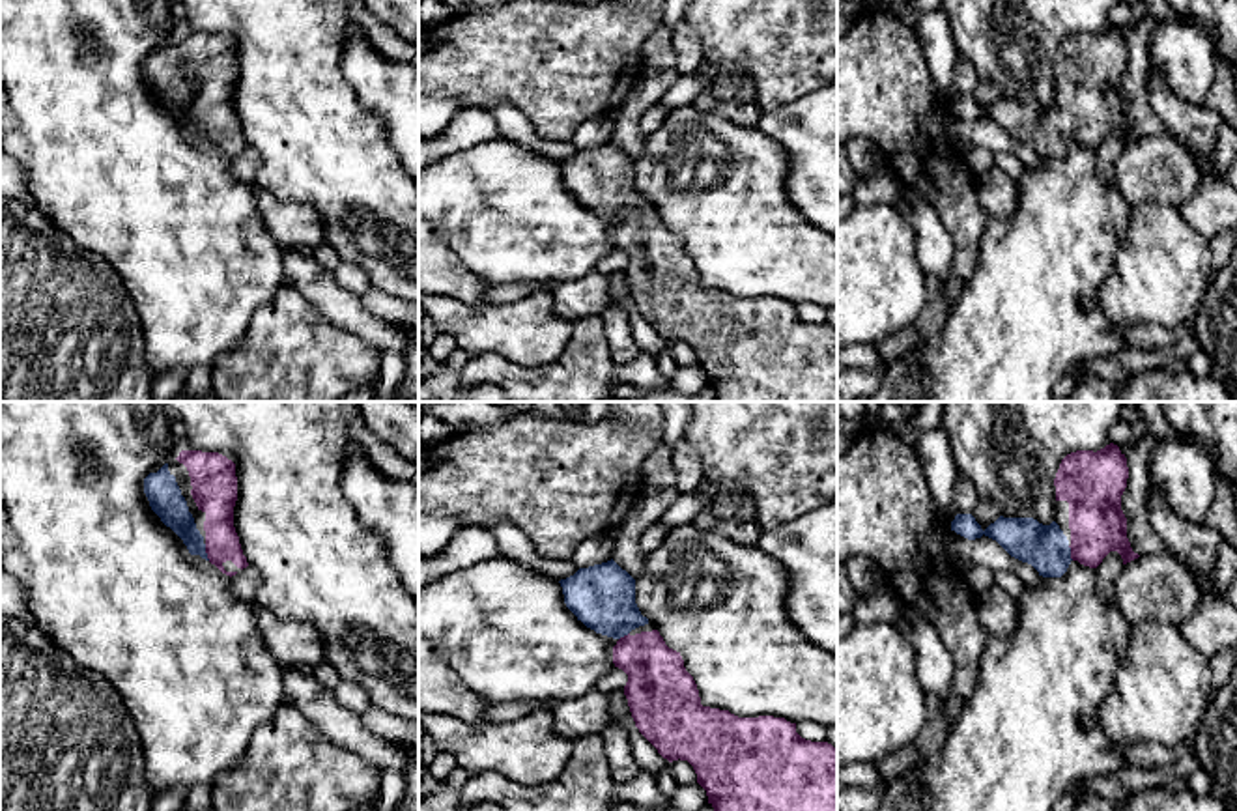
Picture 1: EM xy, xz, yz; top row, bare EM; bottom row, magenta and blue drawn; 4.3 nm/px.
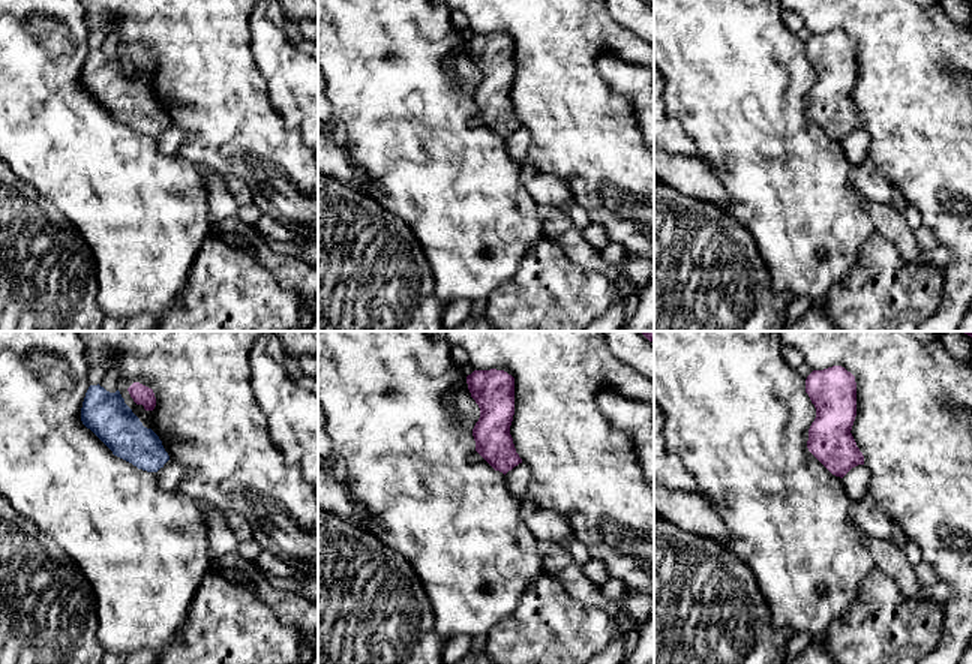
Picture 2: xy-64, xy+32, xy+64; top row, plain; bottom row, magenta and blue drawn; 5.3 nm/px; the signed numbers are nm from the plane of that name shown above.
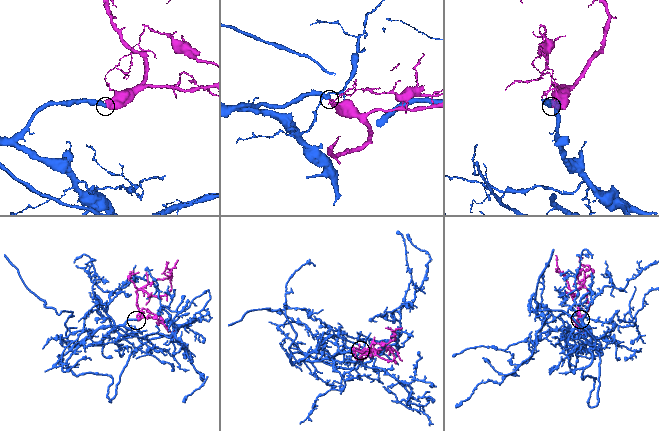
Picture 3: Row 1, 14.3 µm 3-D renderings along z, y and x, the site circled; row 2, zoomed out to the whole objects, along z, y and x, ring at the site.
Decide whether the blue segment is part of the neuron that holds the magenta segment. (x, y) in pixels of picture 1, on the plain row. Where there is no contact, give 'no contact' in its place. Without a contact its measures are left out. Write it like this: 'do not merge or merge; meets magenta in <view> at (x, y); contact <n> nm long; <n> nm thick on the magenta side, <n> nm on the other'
merge; meets magenta in xy at (206, 133); contact 80 nm long; 170 nm thick on the magenta side, 140 nm on the other

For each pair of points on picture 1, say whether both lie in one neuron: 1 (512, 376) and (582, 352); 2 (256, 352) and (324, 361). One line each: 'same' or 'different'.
1: same
2: same

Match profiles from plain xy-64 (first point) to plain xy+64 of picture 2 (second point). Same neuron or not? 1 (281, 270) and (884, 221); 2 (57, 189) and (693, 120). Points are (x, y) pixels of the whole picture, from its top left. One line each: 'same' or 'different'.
1: same
2: same

